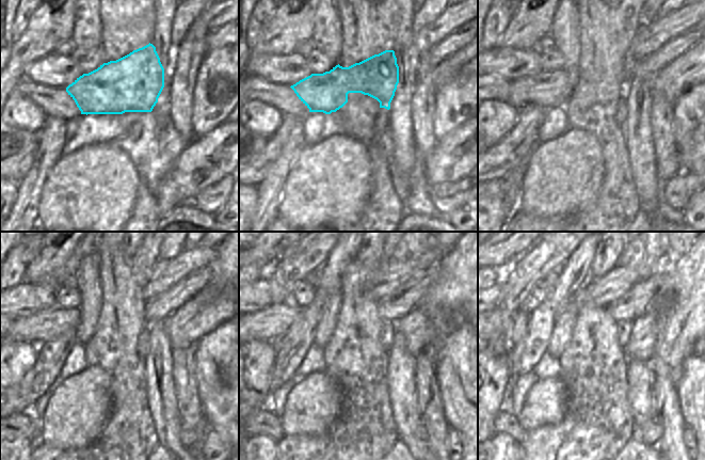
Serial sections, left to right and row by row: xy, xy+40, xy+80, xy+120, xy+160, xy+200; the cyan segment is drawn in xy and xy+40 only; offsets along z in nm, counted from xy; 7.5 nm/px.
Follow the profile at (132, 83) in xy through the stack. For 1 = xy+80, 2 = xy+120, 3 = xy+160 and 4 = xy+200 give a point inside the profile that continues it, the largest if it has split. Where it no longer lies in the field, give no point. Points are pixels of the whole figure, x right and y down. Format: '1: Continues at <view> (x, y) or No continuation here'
1: Continues at xy+80 (547, 89)
2: Continues at xy+120 (49, 323)
3: Continues at xy+160 (270, 323)
4: Continues at xy+200 (502, 320)

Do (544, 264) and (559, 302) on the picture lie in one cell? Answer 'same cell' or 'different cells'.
different cells

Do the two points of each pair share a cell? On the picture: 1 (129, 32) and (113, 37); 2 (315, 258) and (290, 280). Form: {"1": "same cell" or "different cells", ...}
{"1": "different cells", "2": "same cell"}

